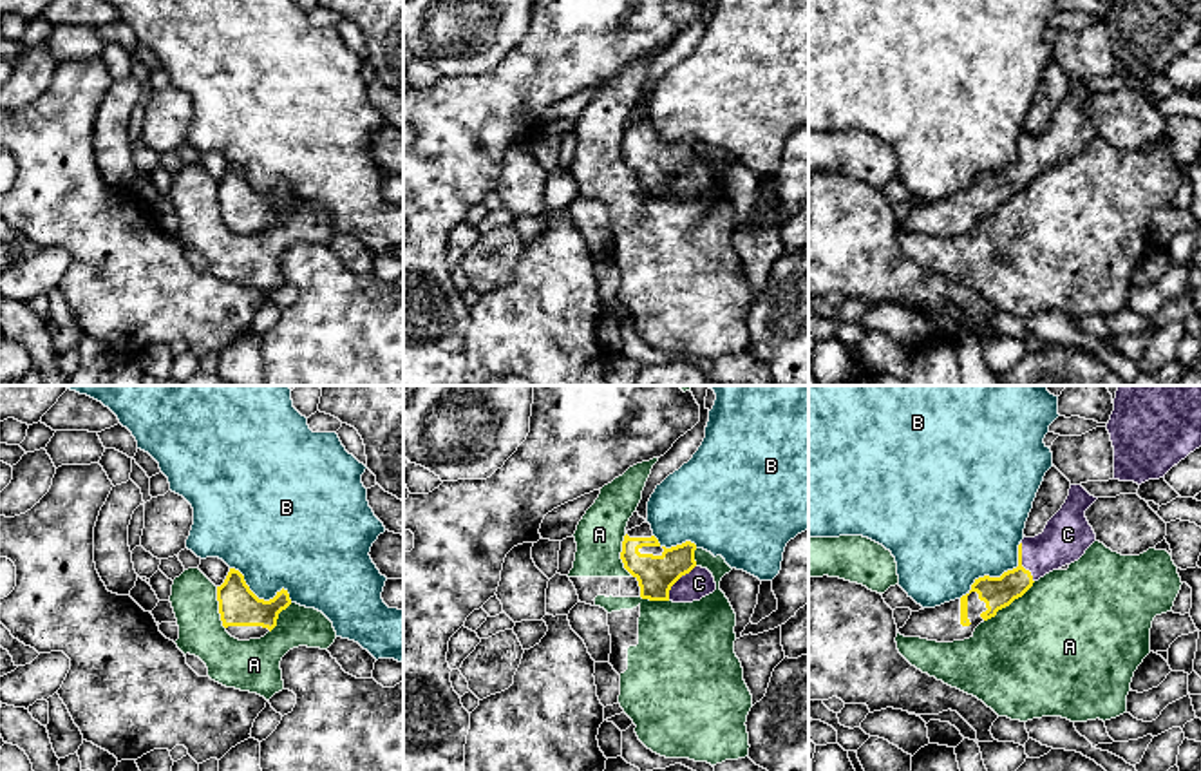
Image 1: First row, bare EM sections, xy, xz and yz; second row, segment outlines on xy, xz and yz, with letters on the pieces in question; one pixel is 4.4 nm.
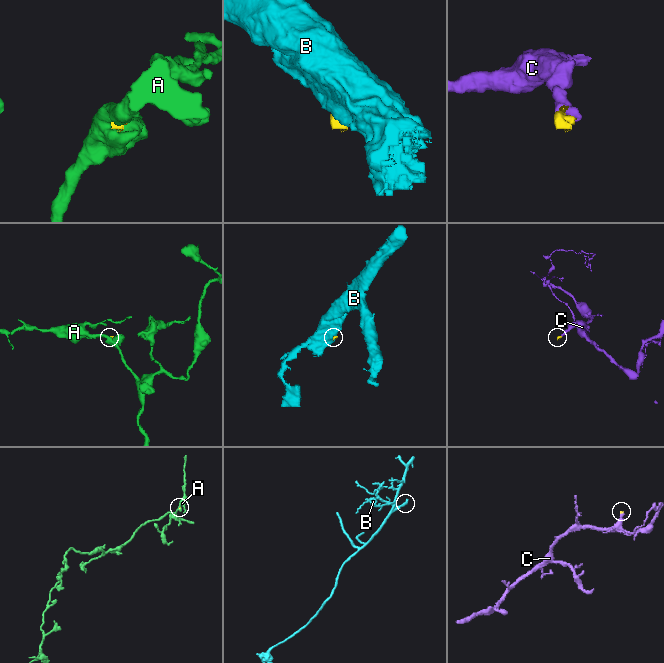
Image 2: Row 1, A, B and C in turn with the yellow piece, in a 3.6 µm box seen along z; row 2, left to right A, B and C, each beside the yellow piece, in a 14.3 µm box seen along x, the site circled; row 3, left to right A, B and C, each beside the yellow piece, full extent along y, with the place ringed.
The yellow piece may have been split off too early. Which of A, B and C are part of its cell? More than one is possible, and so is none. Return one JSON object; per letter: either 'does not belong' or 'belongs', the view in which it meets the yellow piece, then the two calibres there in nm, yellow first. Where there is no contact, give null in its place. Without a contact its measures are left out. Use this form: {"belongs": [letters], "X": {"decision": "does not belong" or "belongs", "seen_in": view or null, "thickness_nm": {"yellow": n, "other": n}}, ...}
{"belongs": ["C"], "A": {"decision": "does not belong", "seen_in": "yz", "thickness_nm": {"yellow": 140, "other": 500}}, "B": {"decision": "does not belong", "seen_in": "yz", "thickness_nm": {"yellow": 140, "other": 440}}, "C": {"decision": "belongs", "seen_in": "yz", "thickness_nm": {"yellow": 140, "other": 220}}}

